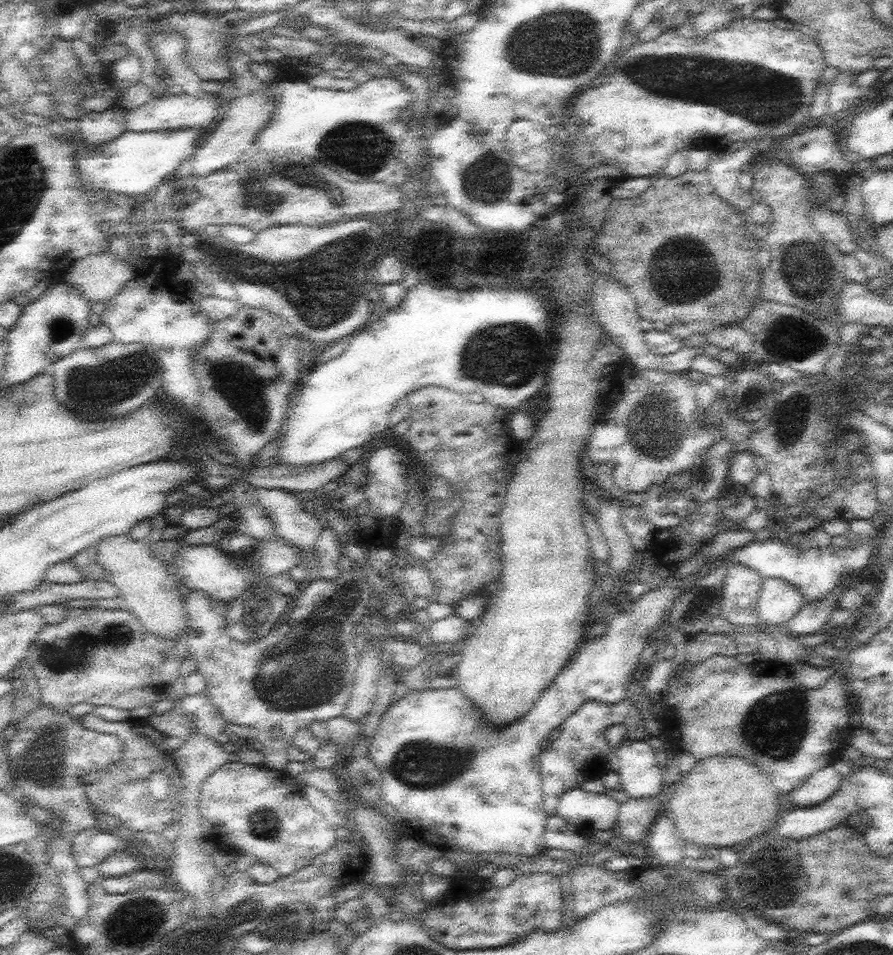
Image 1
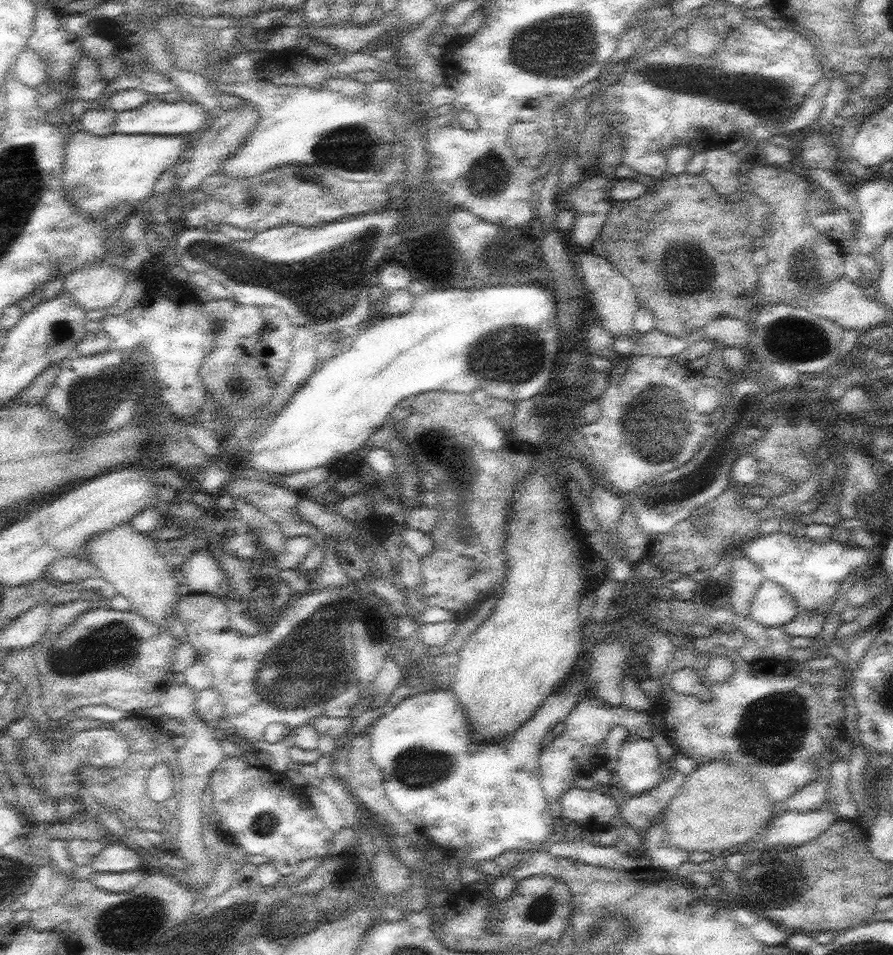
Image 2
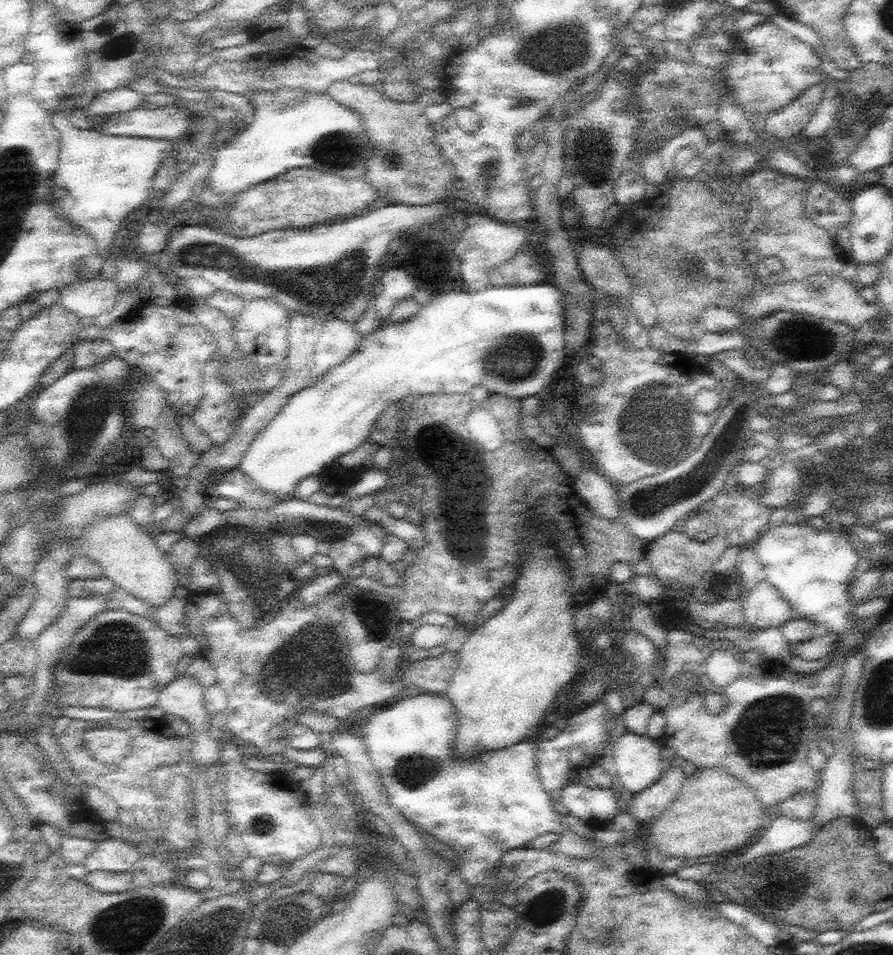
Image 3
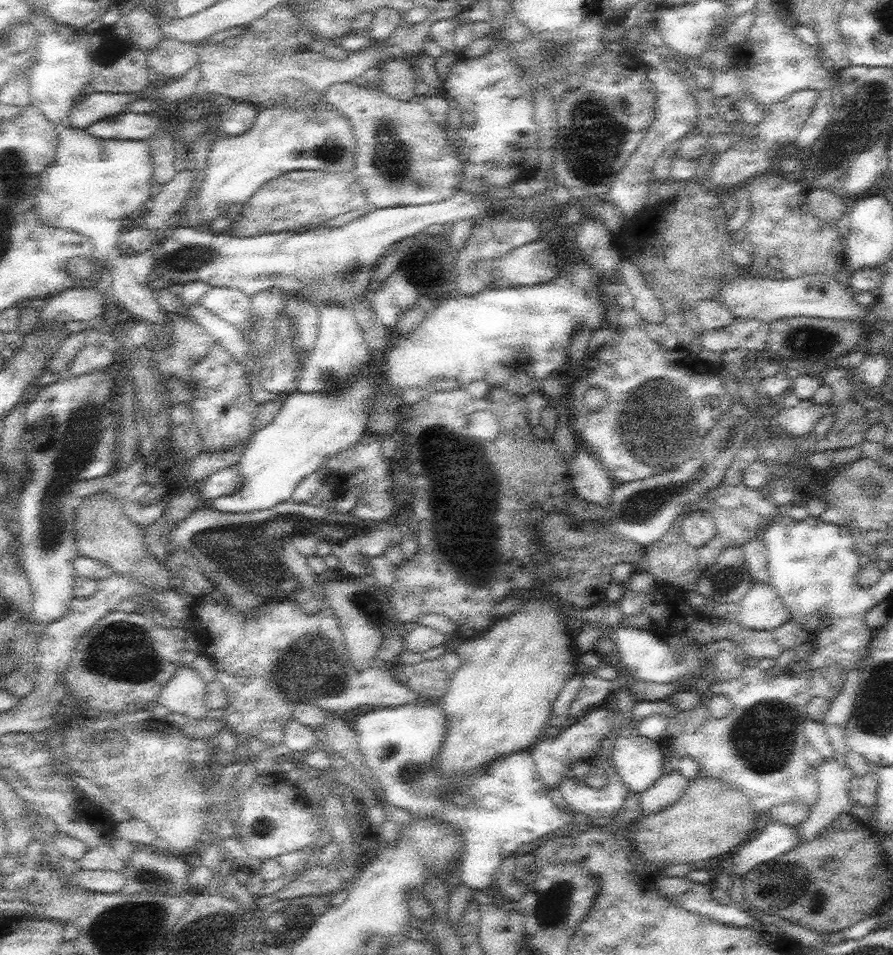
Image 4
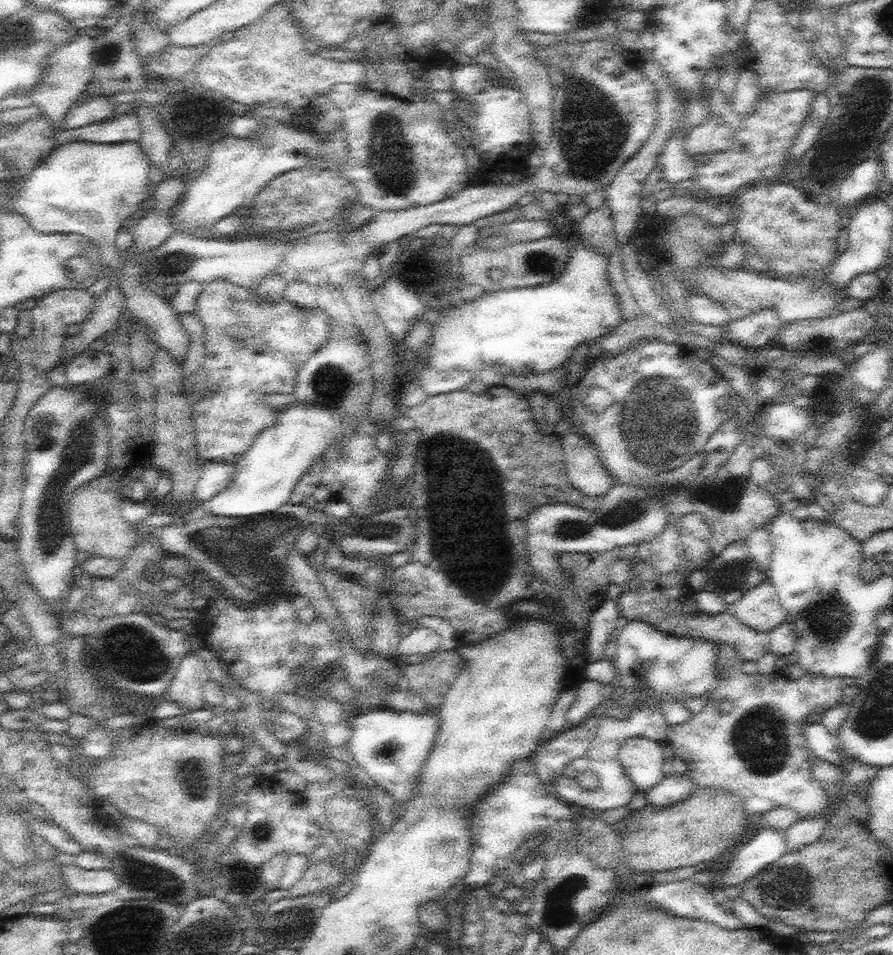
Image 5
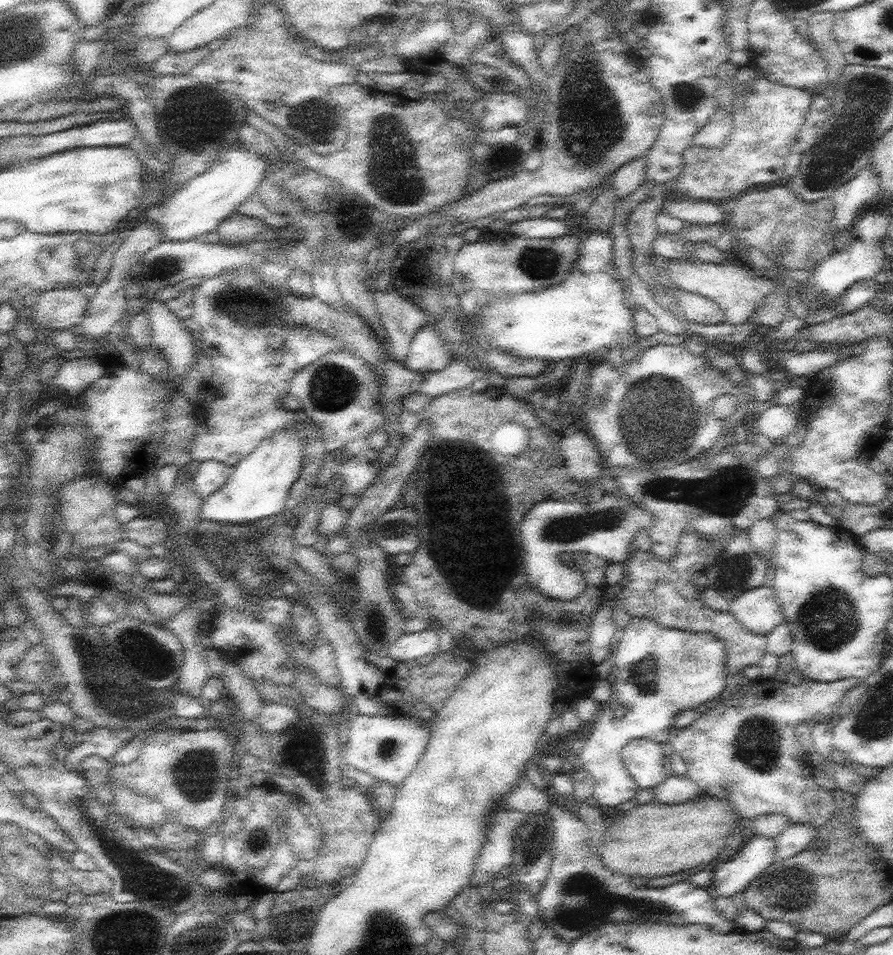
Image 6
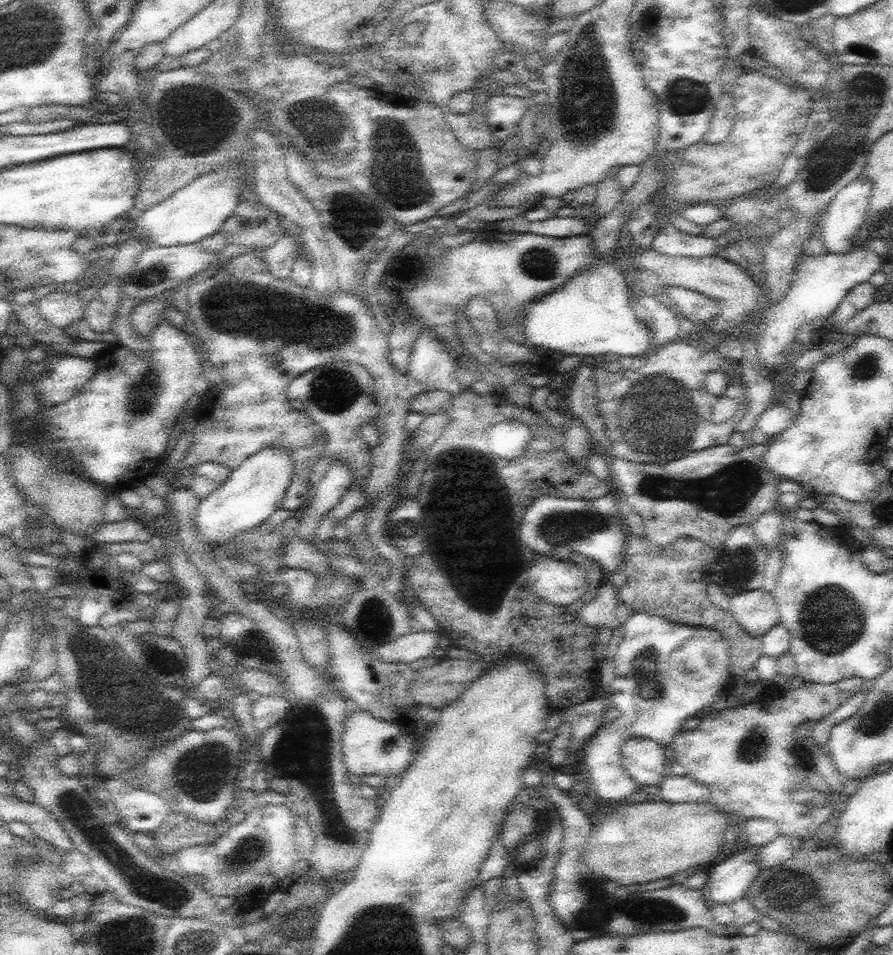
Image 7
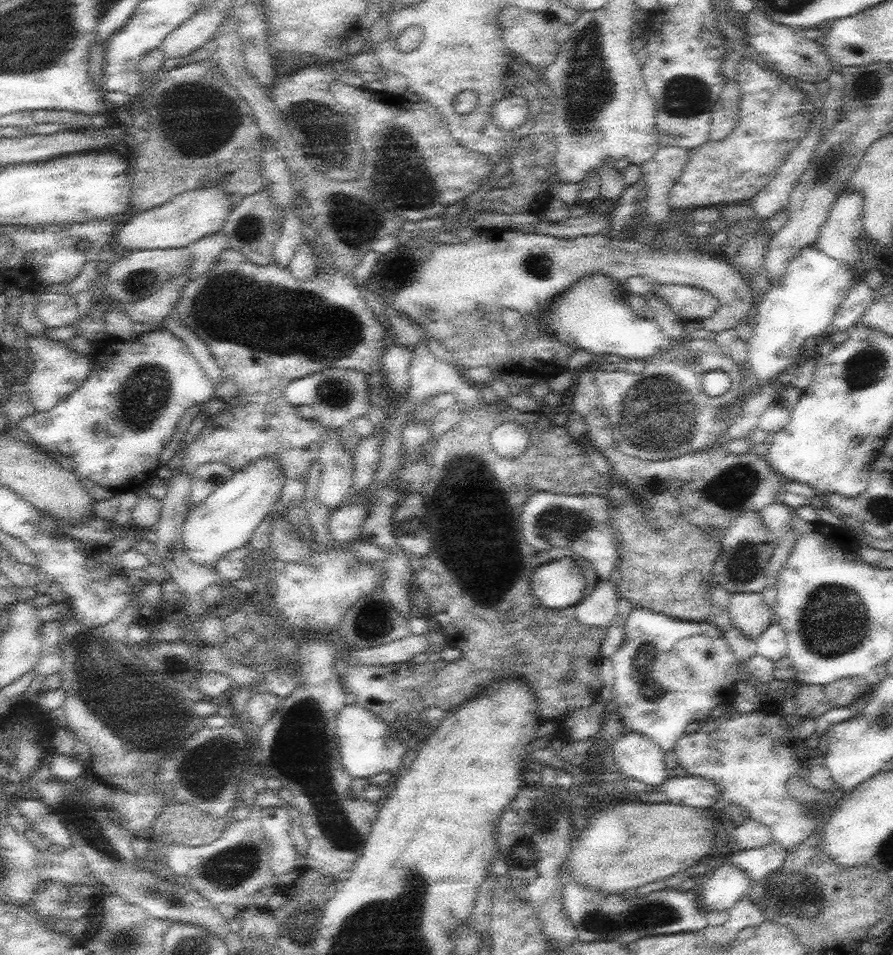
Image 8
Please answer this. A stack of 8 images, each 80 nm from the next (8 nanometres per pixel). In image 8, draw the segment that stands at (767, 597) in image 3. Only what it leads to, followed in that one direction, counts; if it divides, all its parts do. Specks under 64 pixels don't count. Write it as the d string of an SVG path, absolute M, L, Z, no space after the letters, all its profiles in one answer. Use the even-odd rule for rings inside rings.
M764 592L737 593L731 596L727 612L731 614L734 624L750 640L756 640L775 620L775 612L768 604L767 594Z

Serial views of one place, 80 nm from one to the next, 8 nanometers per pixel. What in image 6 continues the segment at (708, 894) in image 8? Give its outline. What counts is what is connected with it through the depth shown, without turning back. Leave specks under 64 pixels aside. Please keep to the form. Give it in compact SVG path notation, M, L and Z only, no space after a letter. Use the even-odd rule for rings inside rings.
M755 835L748 843L738 849L732 860L728 860L714 871L712 883L707 887L710 894L714 897L731 897L735 892L743 892L748 883L758 878L758 875L761 875L776 860L776 843L777 837Z

